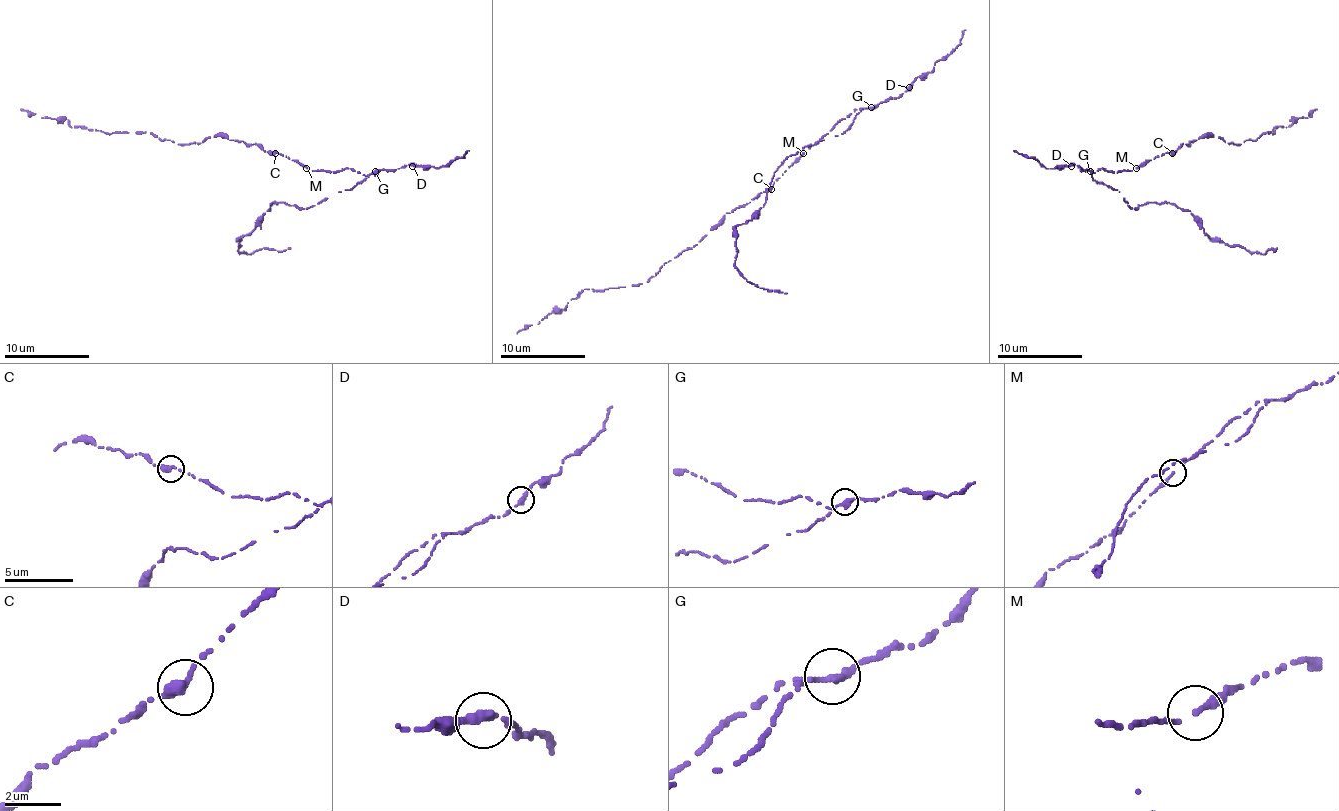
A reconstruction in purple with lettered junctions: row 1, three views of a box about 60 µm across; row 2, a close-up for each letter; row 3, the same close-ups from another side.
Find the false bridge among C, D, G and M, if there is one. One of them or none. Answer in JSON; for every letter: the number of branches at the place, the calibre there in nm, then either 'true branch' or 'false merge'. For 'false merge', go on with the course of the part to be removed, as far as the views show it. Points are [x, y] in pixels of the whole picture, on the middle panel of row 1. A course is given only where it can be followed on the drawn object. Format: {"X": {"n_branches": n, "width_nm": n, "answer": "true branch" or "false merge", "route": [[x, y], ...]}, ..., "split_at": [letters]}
{"C": {"n_branches": 2, "width_nm": 320, "answer": "true branch"}, "D": {"n_branches": 2, "width_nm": 280, "answer": "true branch"}, "G": {"n_branches": 2, "width_nm": 300, "answer": "false merge", "route": [[871, 106], [841, 134], [805, 147], [777, 168], [763, 206], [735, 227], [737, 271], [761, 288], [786, 293]]}, "M": {"n_branches": 2, "width_nm": 180, "answer": "true branch"}, "split_at": ["G"]}

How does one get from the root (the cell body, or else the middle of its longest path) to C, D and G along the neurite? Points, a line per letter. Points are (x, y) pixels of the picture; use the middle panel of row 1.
C: (803, 153), (773, 183), (771, 189)
D: (803, 153), (856, 109), (873, 109), (890, 98), (898, 98), (909, 87)
G: (803, 153), (856, 109), (871, 106)

